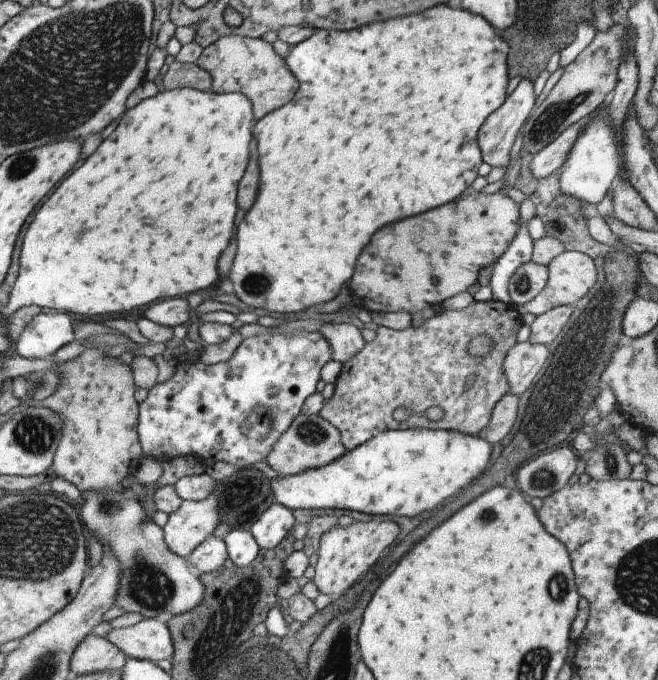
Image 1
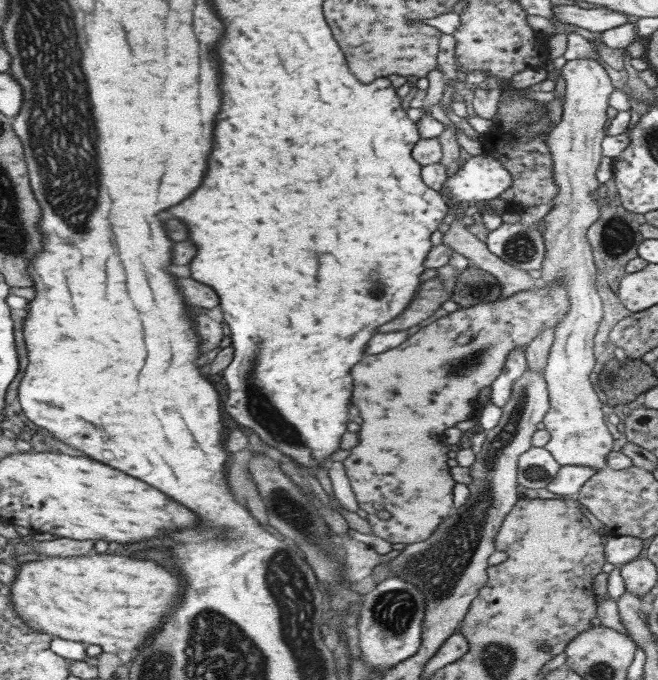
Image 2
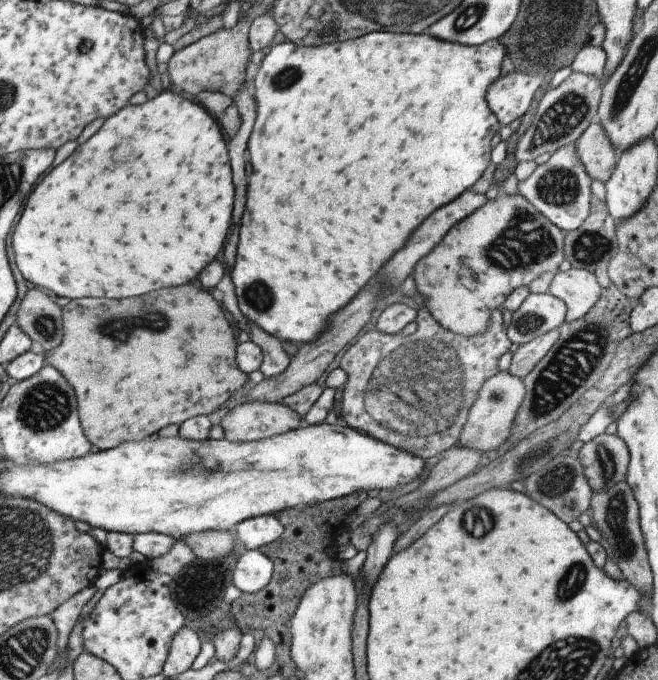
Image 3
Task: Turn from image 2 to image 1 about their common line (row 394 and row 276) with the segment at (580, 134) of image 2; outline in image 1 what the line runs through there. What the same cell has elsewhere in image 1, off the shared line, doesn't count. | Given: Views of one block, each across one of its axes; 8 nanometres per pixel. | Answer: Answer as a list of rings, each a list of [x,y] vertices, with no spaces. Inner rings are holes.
[[[565,250],[562,254],[553,258],[552,262],[547,264],[547,269],[549,279],[544,290],[534,300],[528,302],[528,304],[516,307],[520,314],[524,315],[529,312],[535,314],[537,317],[539,314],[545,313],[554,307],[576,304],[596,284],[598,276],[594,259],[590,255],[580,251]]]

